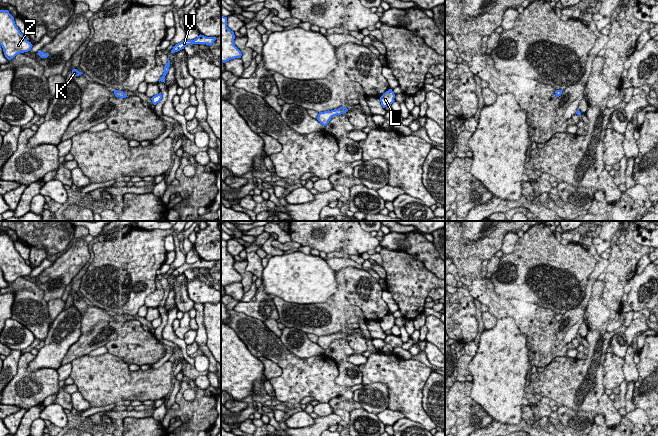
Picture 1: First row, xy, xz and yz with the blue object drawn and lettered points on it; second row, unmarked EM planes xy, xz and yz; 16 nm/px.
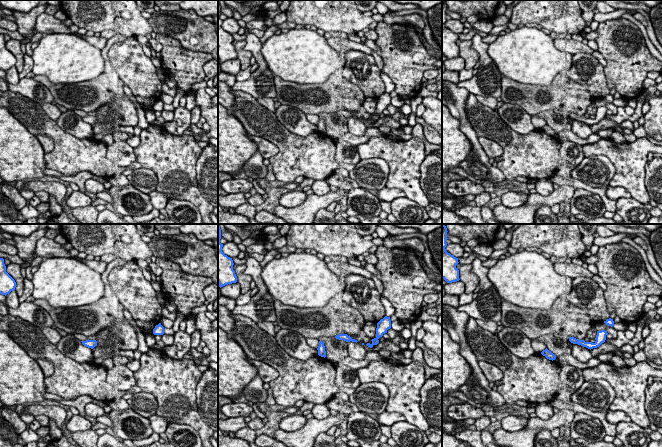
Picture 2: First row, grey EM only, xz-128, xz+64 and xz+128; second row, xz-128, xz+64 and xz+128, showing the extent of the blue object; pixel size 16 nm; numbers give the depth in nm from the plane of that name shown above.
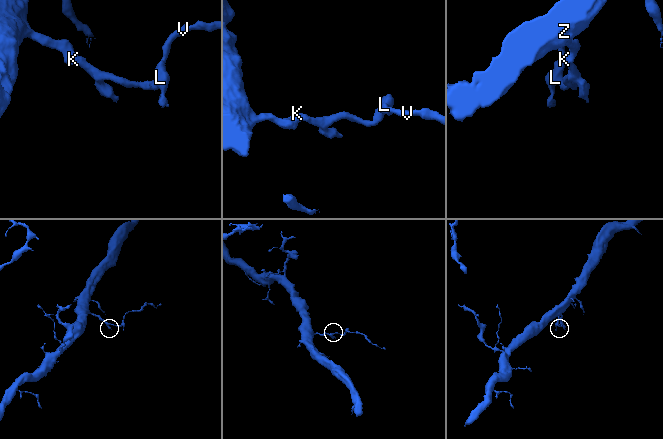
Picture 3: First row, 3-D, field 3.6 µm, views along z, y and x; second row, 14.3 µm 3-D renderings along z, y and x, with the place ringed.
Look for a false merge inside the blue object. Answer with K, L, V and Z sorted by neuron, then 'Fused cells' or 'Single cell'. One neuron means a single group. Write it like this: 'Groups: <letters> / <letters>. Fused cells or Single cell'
Groups: K L V Z. Single cell

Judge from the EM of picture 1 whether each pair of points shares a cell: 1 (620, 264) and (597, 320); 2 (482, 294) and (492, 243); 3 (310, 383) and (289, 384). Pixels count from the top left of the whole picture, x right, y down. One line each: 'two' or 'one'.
1: two
2: one
3: one

